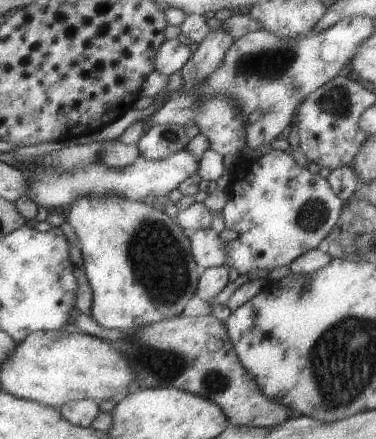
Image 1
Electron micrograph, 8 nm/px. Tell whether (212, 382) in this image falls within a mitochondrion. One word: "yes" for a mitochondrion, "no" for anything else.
yes

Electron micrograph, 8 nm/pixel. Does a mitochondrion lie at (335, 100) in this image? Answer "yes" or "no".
yes

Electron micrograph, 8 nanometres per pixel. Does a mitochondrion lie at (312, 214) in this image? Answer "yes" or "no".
yes

